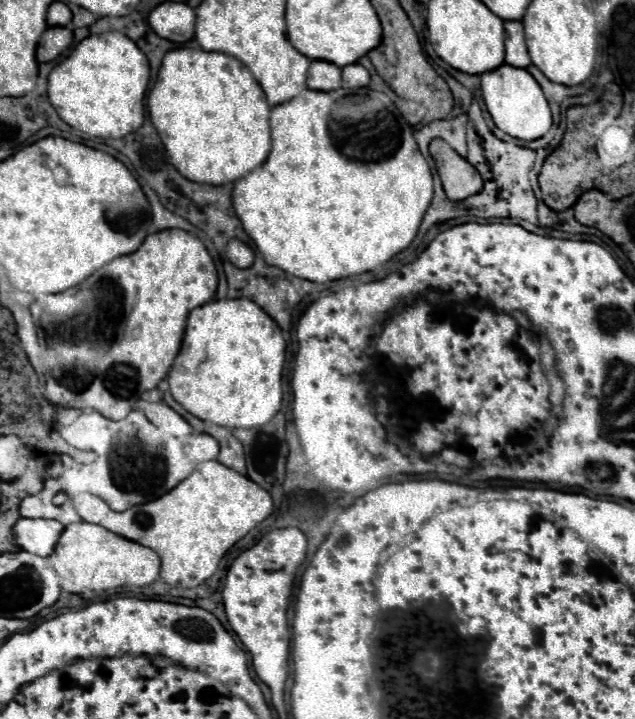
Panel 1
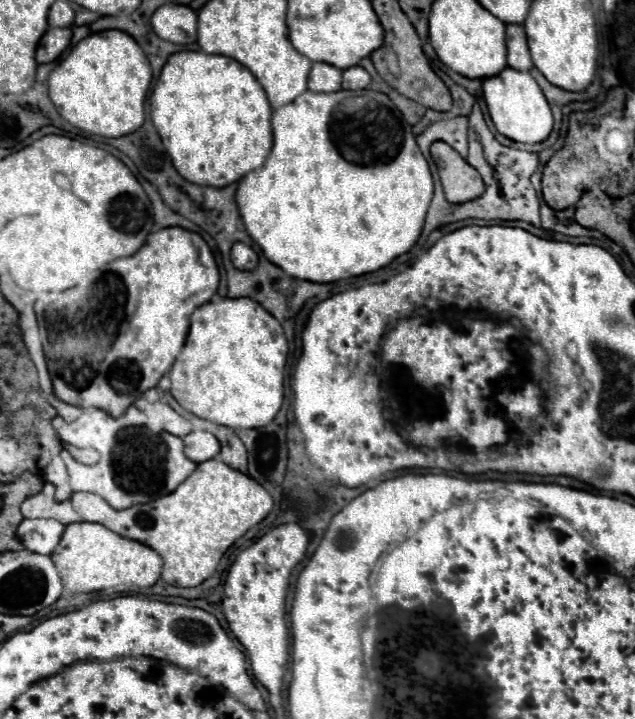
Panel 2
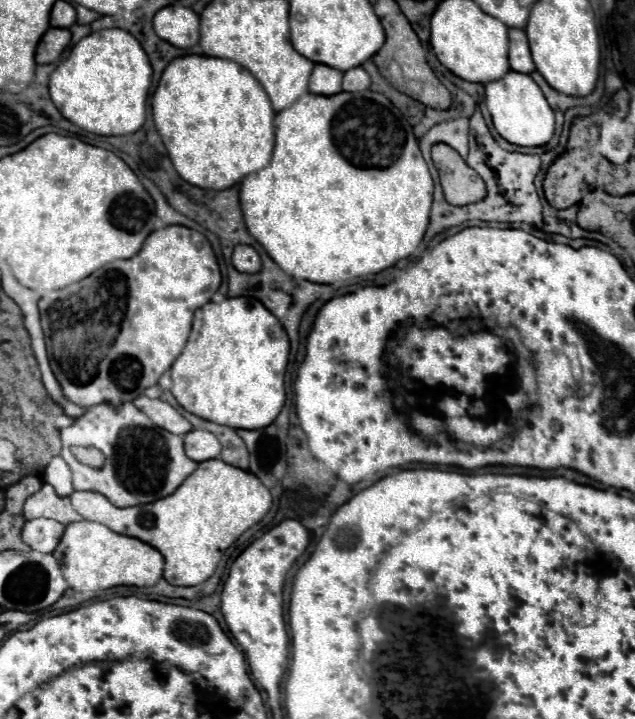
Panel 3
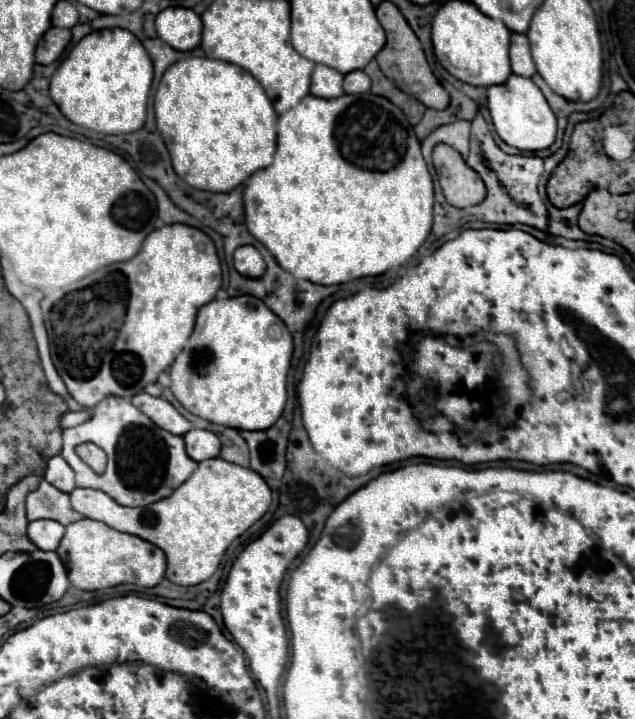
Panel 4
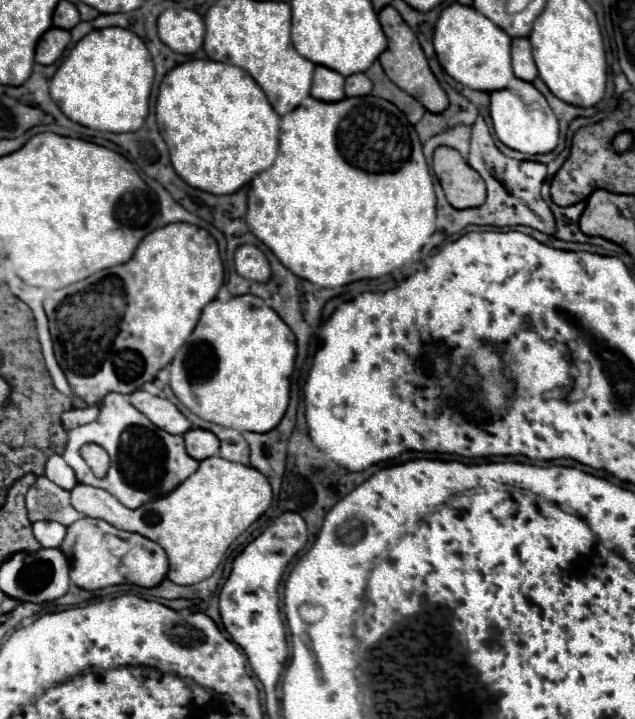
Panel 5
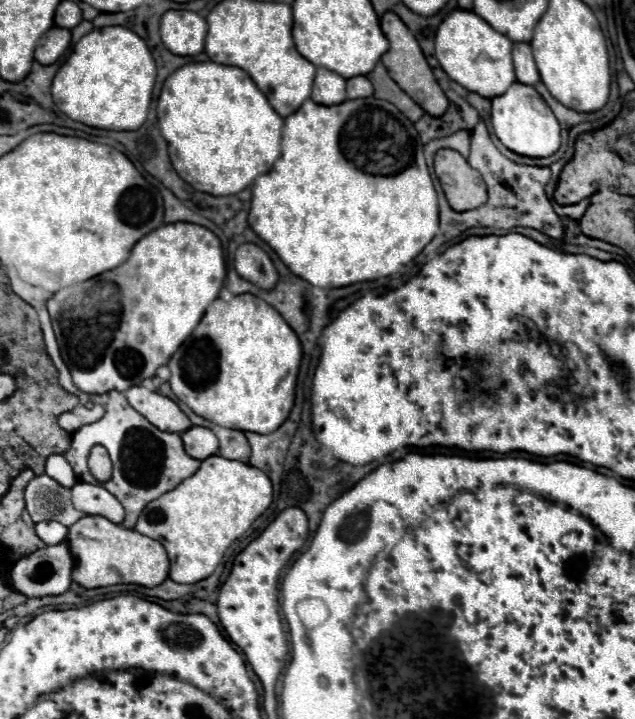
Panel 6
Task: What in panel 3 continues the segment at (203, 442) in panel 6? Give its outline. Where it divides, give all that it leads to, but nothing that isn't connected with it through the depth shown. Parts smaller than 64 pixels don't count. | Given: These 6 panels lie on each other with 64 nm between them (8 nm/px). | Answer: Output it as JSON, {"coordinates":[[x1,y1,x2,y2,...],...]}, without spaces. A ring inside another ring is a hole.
{"coordinates":[[192,430,188,434,182,436,184,438,184,446,186,446,186,454,188,458,192,458,194,462,202,462,202,460,212,460,220,454,220,442,212,432,206,430]]}

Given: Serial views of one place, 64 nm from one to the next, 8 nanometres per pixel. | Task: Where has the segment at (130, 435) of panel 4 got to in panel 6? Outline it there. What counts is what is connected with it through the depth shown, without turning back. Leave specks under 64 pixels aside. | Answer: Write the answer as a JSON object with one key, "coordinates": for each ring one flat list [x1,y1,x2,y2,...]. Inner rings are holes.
{"coordinates":[[116,390,108,392,106,414,98,422,86,424,76,432,72,432,72,444,64,454,64,458,72,466,78,482,98,484,98,480,88,470,88,456,92,446,104,446,112,458,112,468,114,468,112,478,108,482,100,482,100,486,104,486,124,506,126,512,122,522,124,528,134,528,140,512,148,502,156,500,164,492,178,486,184,478,192,476,200,466,198,460,190,458,184,452,182,438,178,434,168,434,152,426,142,414,132,410,124,392]]}

